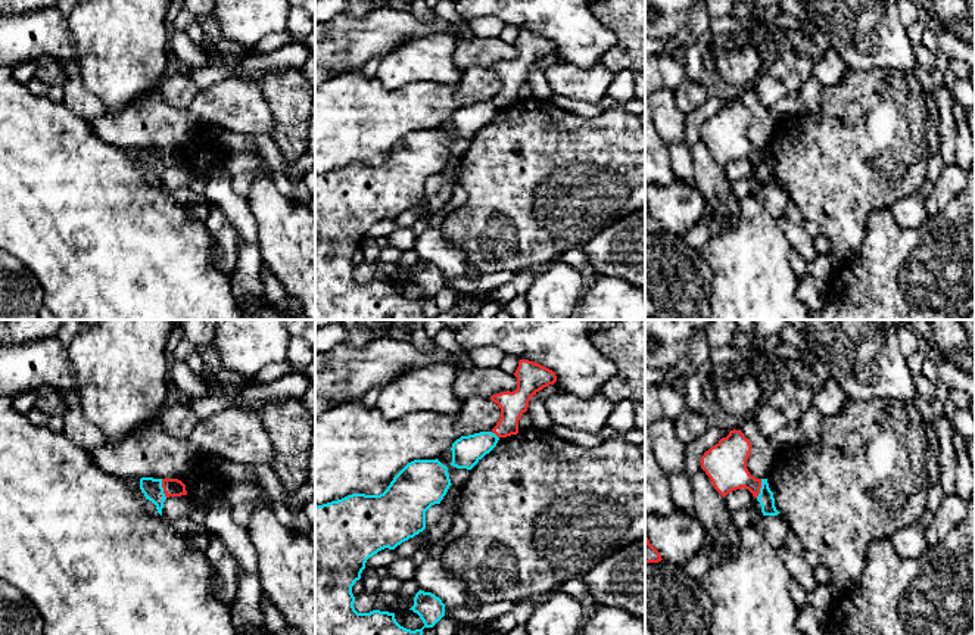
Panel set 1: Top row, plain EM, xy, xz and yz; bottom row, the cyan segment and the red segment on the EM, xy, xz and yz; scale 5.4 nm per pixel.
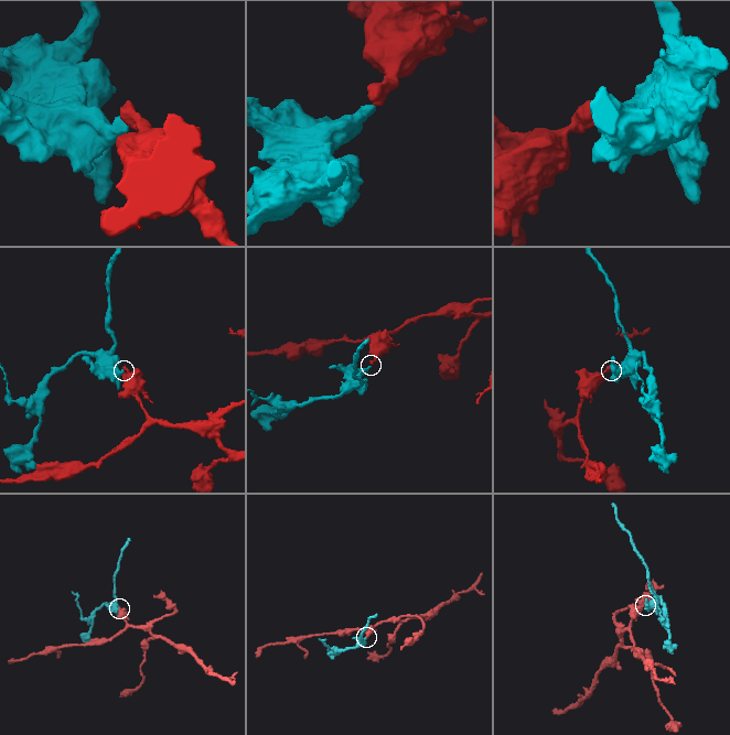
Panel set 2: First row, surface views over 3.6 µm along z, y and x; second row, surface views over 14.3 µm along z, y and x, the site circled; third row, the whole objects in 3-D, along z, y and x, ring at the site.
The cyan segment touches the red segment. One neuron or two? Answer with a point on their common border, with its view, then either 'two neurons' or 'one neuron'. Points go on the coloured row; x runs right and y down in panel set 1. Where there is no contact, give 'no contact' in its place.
contact xy (162, 488); two neurons

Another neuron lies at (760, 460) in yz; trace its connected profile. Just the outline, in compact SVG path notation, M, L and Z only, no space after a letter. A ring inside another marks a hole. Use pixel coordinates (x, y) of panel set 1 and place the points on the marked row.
M741 420L741 432L751 443L751 452L747 460L747 469L756 479L766 479L773 464L773 449L769 441L761 435L756 421Z

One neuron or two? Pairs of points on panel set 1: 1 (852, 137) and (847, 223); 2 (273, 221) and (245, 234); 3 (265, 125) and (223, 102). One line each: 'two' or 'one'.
1: one
2: two
3: one

